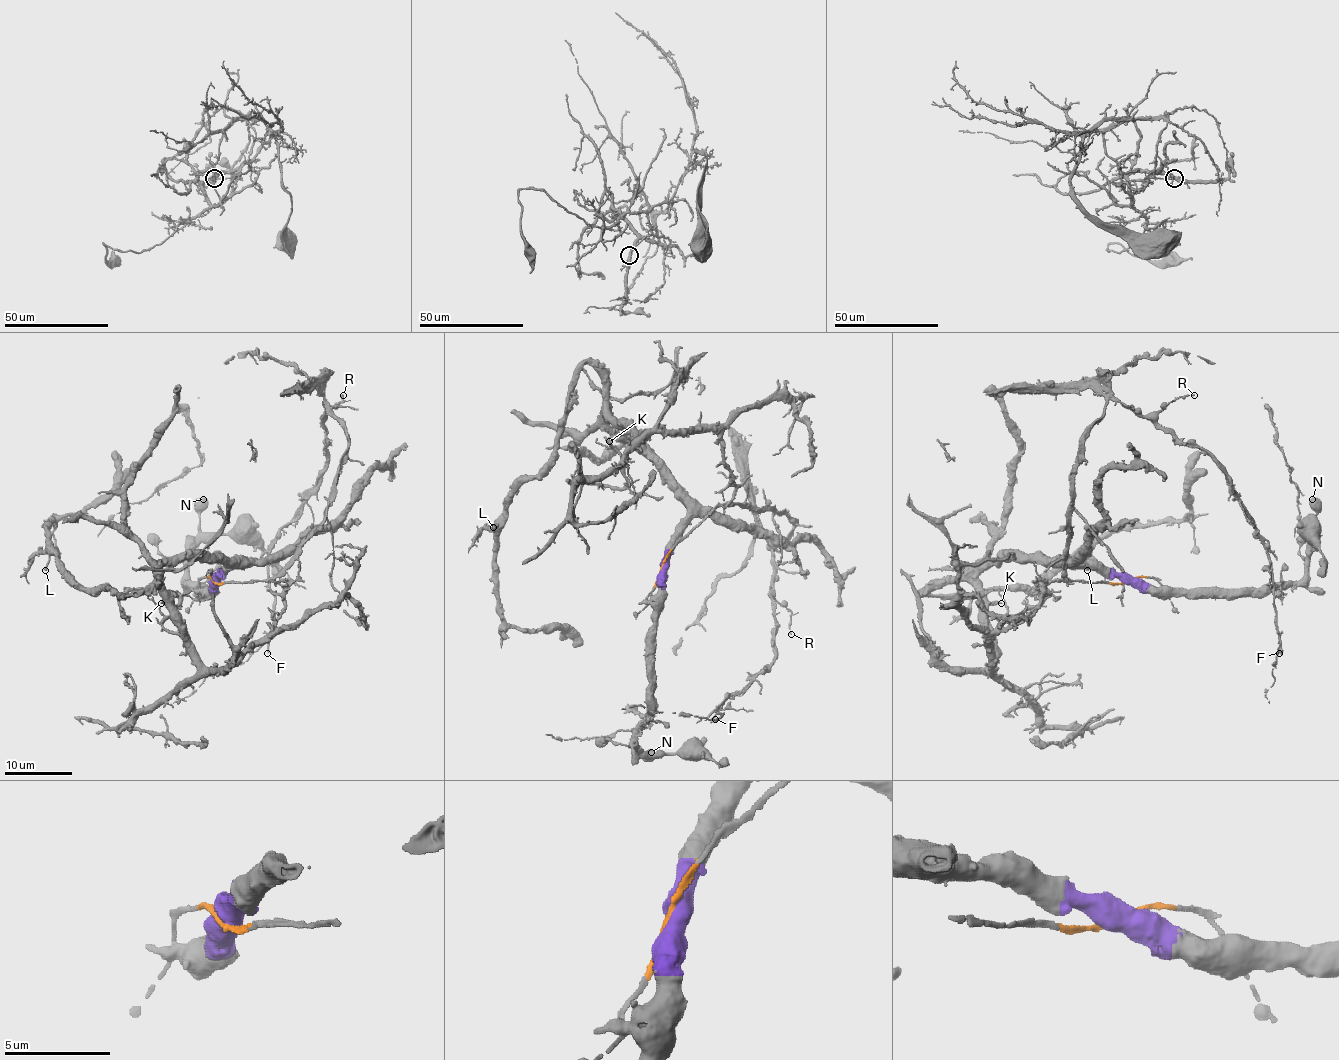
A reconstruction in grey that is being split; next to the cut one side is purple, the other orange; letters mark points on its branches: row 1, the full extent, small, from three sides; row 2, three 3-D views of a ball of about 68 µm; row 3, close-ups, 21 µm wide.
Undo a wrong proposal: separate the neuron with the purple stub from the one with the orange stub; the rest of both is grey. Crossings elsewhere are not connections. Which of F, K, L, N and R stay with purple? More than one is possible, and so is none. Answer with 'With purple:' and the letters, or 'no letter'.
With purple: K, L, N

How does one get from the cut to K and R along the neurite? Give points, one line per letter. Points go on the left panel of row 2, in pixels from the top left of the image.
K: (214, 581), (227, 567), (239, 567), (170, 559), (160, 569), (165, 602), (160, 602)
R: (214, 581), (276, 576), (322, 522), (347, 449), (347, 433), (325, 399), (325, 416), (344, 396)

